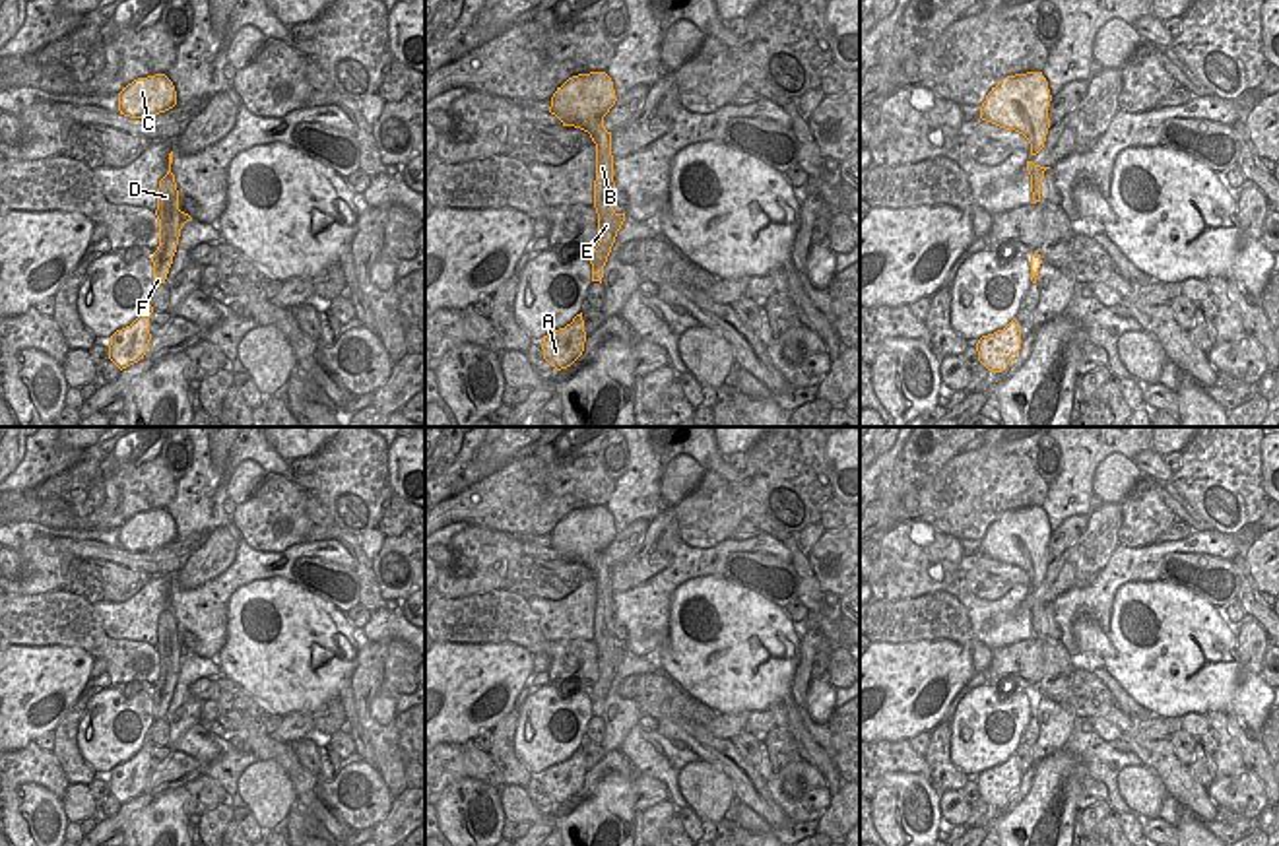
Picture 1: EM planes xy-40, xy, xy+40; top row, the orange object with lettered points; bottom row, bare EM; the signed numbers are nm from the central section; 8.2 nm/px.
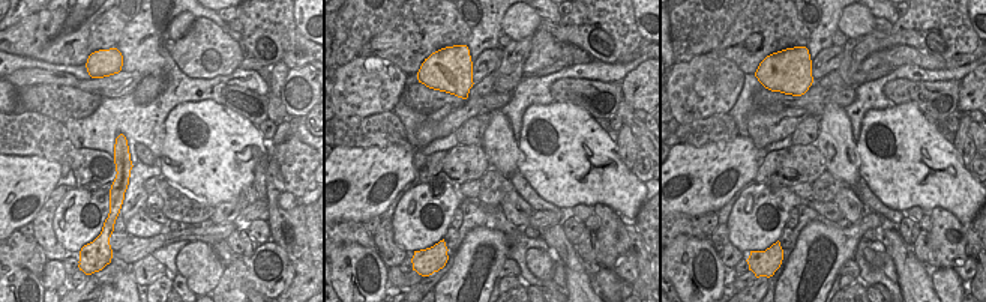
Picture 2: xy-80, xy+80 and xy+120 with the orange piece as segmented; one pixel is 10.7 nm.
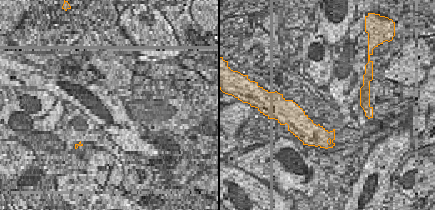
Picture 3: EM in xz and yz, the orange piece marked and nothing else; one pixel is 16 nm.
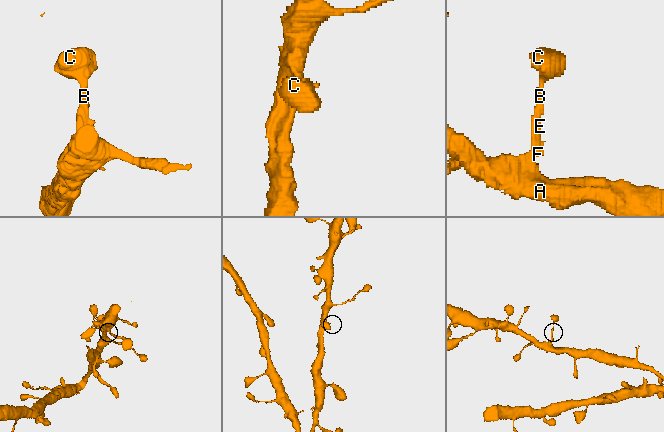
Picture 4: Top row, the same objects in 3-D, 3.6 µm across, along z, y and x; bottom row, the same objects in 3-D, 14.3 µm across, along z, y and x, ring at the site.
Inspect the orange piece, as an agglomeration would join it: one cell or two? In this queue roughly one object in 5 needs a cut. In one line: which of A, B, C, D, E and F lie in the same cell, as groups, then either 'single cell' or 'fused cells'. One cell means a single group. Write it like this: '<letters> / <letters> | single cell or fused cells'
A B C D E F | single cell

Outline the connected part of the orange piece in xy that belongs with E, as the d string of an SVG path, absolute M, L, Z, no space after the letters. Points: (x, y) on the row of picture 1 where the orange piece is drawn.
M590 72L569 78L551 97L549 113L563 126L574 126L590 134L596 144L594 208L598 213L598 246L590 254L592 281L604 277L604 266L615 243L625 213L613 210L613 155L611 132L604 128L604 116L615 105L613 81L606 72Z

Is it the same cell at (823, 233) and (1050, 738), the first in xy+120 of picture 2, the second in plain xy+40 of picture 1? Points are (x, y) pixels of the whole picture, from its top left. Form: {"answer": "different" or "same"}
{"answer": "different"}

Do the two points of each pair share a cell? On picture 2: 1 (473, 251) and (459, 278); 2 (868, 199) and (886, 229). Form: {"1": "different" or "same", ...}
{"1": "same", "2": "different"}

